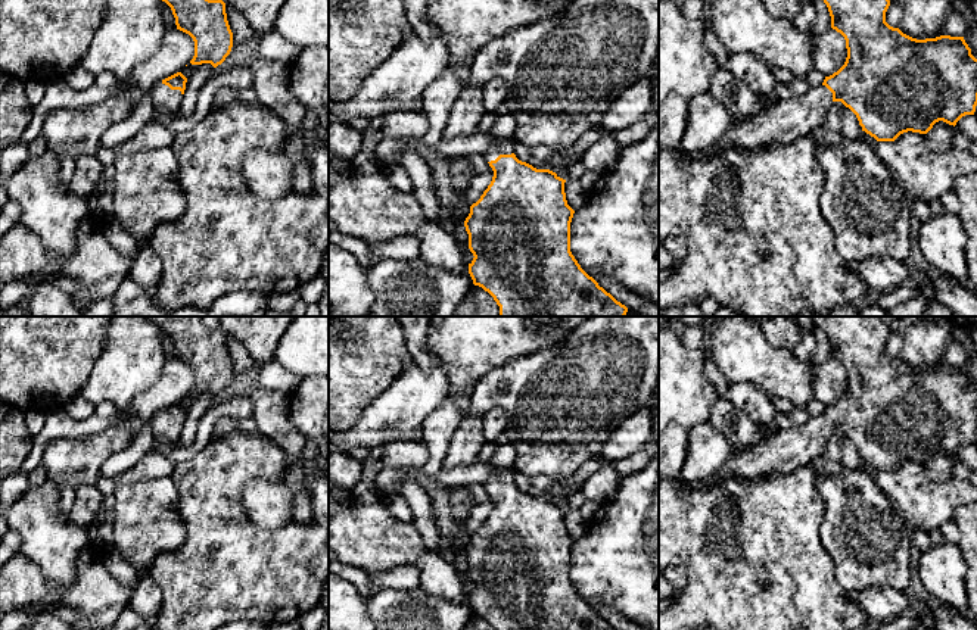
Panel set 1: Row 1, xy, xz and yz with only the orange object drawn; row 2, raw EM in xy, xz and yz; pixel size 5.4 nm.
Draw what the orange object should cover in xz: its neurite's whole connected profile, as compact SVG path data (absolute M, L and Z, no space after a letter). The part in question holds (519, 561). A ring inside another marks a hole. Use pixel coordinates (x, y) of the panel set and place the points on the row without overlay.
M495 468L483 483L494 506L480 528L470 536L464 551L473 590L469 604L475 615L488 621L494 630L616 630L589 606L570 581L570 552L575 540L567 534L564 512L550 499L536 499L514 484L514 468Z

